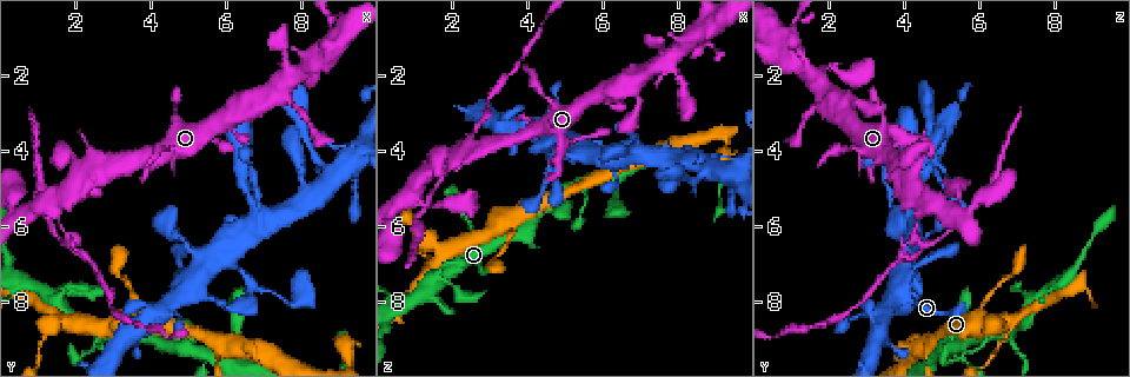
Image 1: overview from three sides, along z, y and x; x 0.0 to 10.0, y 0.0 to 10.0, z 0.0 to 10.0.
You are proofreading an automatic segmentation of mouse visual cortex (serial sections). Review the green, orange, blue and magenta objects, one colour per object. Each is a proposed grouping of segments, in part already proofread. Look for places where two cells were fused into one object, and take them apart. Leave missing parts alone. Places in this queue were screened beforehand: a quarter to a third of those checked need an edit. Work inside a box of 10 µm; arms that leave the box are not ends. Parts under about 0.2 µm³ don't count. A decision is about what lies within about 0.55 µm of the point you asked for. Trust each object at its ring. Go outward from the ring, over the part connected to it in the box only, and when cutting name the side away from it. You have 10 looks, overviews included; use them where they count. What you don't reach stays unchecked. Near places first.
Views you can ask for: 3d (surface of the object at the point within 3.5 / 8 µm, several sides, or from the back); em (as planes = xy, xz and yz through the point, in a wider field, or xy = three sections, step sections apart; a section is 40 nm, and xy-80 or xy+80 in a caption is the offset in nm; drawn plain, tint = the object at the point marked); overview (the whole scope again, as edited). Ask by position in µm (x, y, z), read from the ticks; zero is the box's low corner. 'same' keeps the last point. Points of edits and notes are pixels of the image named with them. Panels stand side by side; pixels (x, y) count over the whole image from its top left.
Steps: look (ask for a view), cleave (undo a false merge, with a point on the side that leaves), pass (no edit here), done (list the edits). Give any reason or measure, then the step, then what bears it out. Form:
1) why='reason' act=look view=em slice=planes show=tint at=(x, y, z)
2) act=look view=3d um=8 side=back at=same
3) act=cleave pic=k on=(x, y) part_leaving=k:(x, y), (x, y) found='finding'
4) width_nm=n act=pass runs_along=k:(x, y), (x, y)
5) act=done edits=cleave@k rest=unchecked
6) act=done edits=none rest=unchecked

why='thick turns thin' act=look view=3d um=3.5 at=(0.65, 7.35, 8.15)

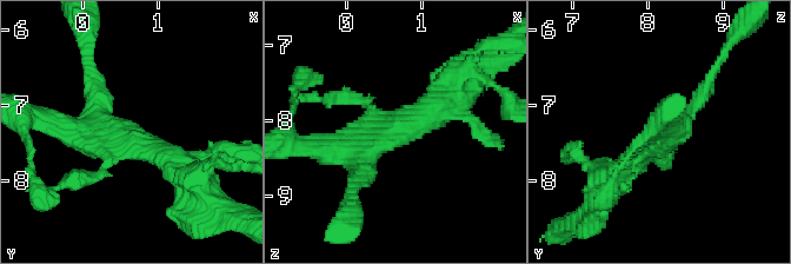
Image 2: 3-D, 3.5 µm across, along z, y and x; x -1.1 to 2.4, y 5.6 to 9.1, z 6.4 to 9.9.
why='shape alone is not enough' act=look view=em slice=xy step=5 show=tint at=(0.65, 7.40, 8.15)

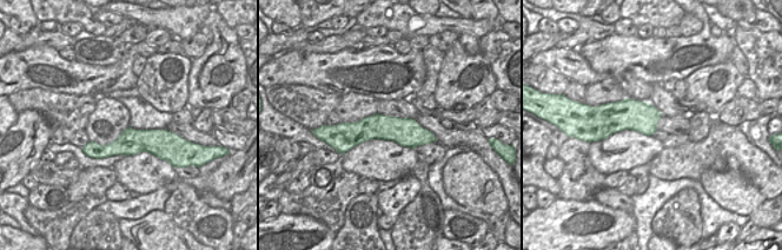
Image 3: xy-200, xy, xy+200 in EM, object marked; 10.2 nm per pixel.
act=pass runs_along=3:(339, 131), (402, 130), (431, 138) found='continuous, no second cell'

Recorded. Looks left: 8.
why='sharp bend' act=look view=em slice=xy step=2 show=tint at=(1.60, 8.55, 6.90)

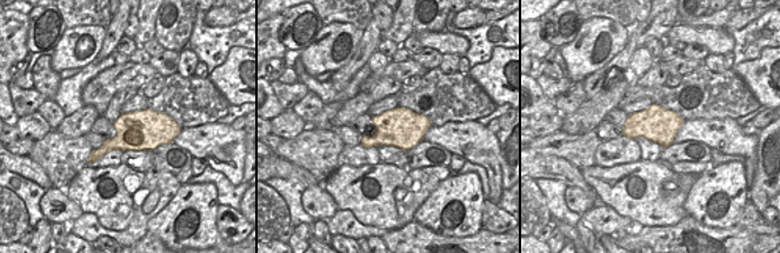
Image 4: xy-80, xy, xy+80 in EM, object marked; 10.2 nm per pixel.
act=look view=3d um=3.5 at=same

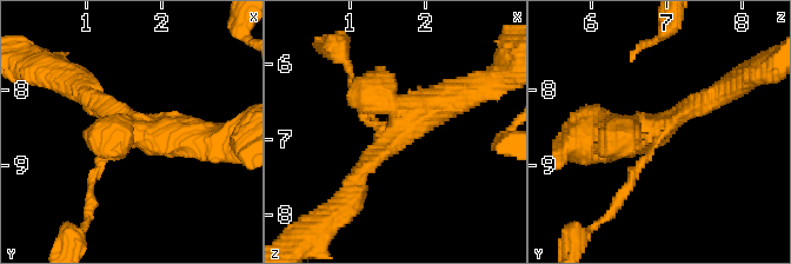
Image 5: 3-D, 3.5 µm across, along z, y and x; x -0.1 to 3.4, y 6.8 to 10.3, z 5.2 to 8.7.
act=pass runs_along=5:(464, 90), (410, 119), (356, 183) found='one cell here'

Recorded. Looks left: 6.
why='sharp bend' act=look view=3d um=3.5 at=(1.95, 6.45, 4.10)

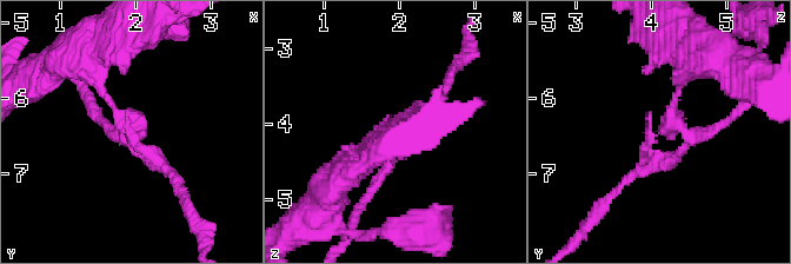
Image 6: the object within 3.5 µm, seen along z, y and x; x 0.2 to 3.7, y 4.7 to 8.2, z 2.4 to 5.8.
why='need the tissue' act=look view=em slice=xy step=3 show=tint at=(1.90, 6.50, 4.10)

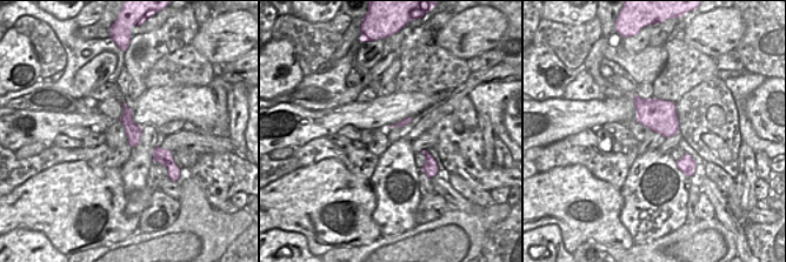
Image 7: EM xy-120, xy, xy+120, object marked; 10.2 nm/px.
act=cleave pic=6 on=(657, 158) found='a second cell is stuck on'

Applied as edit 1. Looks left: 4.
why='see it whole again' act=look view=overview

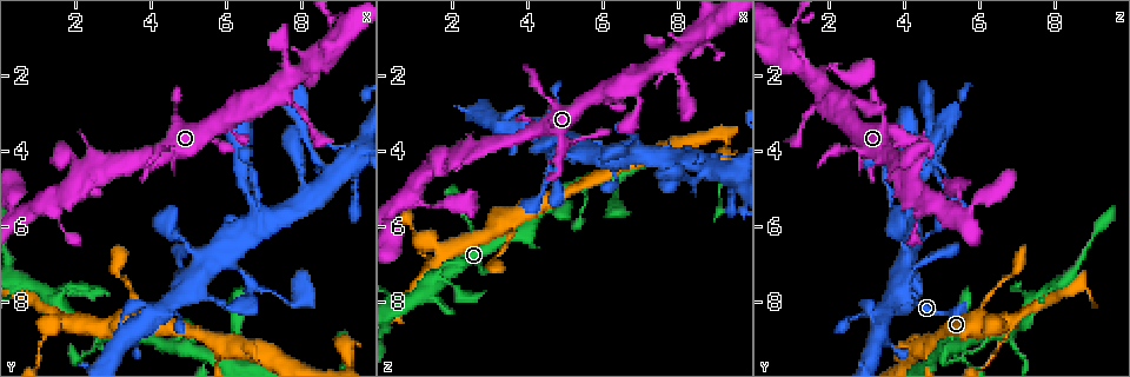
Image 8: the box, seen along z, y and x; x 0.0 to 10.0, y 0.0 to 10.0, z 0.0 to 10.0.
act=look view=3d um=3.5 at=(5.35, 9.40, 4.85)

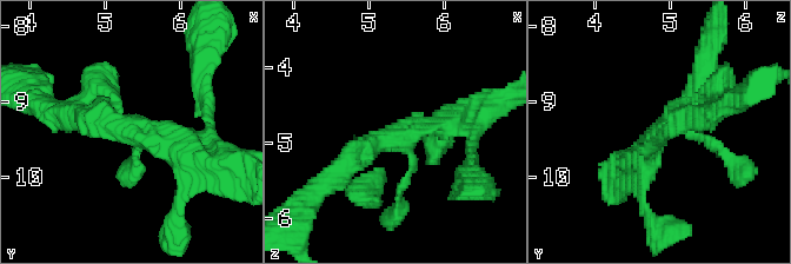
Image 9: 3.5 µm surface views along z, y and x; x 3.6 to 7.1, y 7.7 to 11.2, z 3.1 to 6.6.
why='now the EM' act=look view=em slice=xy step=2 show=tint at=(5.35, 9.40, 4.90)

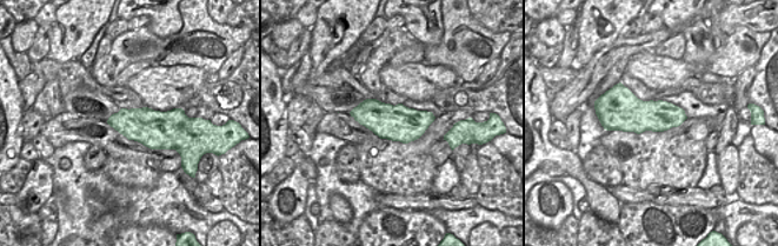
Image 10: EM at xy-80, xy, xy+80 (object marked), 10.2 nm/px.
arm_widths_nm=150,250,300 act=pass runs_along=9:(330, 178), (420, 123), (464, 130) found='continuous, no second cell'

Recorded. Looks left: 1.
act=done edits=cleave@6 rest=unchecked

